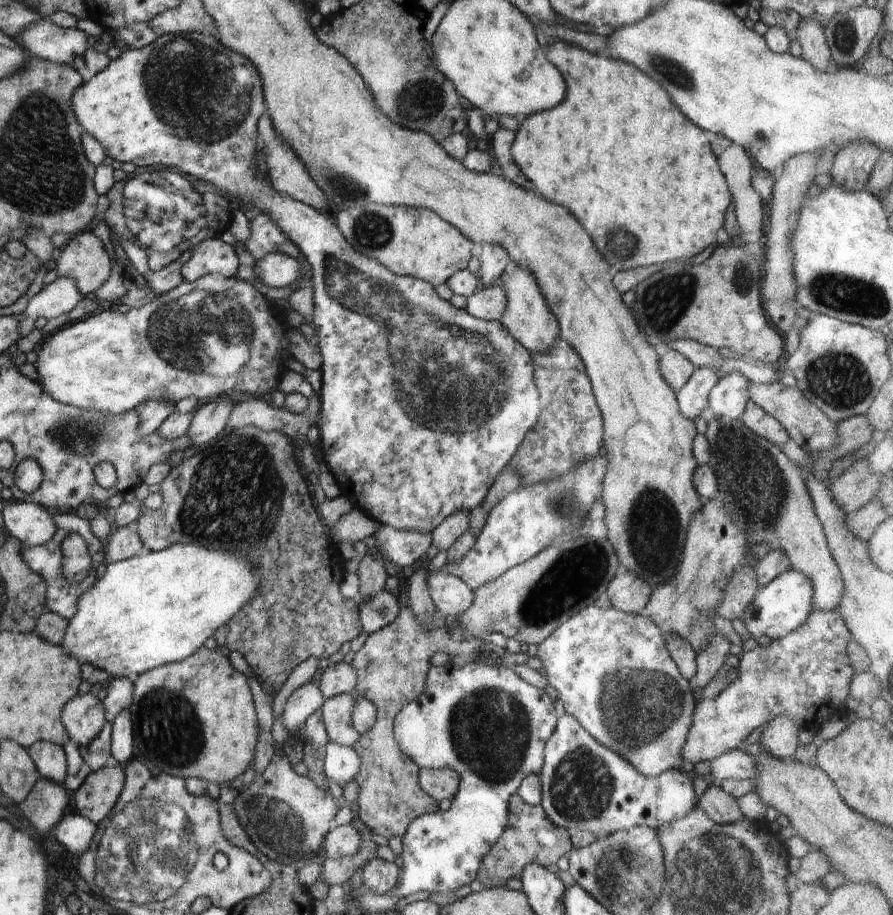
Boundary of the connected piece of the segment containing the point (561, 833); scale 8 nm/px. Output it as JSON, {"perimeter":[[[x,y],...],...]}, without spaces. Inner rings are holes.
{"perimeter":[[[516,792],[510,797],[508,810],[508,824],[505,824],[504,832],[500,835],[500,838],[498,838],[498,842],[496,842],[488,851],[488,854],[482,858],[480,868],[475,878],[480,884],[484,884],[485,888],[505,887],[506,882],[508,882],[510,878],[521,878],[524,867],[527,864],[535,862],[548,868],[551,864],[556,864],[561,856],[567,857],[570,851],[574,850],[571,842],[571,832],[552,823],[541,805],[530,806],[530,804],[524,802]]]}

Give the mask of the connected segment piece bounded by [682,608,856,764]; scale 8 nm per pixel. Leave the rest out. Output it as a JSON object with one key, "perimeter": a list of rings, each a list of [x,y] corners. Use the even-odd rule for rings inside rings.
{"perimeter":[[[838,608],[815,610],[800,628],[796,628],[788,636],[771,640],[766,647],[758,645],[754,650],[745,652],[744,656],[739,656],[739,676],[728,688],[722,690],[715,698],[706,698],[695,703],[692,726],[682,748],[684,760],[694,764],[704,760],[716,760],[729,750],[741,748],[742,743],[756,728],[765,727],[772,718],[780,715],[790,717],[799,729],[808,728],[815,732],[832,718],[846,717],[850,712],[846,706],[846,699],[851,694],[850,683],[856,675],[848,658],[847,648],[850,640],[852,636]]]}

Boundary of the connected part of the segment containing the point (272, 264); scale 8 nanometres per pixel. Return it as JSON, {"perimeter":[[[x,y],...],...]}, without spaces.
{"perimeter":[[[274,253],[266,254],[262,260],[255,262],[254,274],[263,284],[268,284],[274,289],[295,286],[294,291],[297,291],[310,284],[311,269],[306,261],[282,253]]]}

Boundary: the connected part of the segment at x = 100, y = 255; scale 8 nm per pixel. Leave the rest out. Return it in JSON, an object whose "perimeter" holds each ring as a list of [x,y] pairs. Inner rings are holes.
{"perimeter":[[[91,231],[73,235],[55,254],[53,266],[58,277],[74,278],[82,295],[90,297],[108,280],[110,274],[110,260],[100,240],[92,236]]]}

